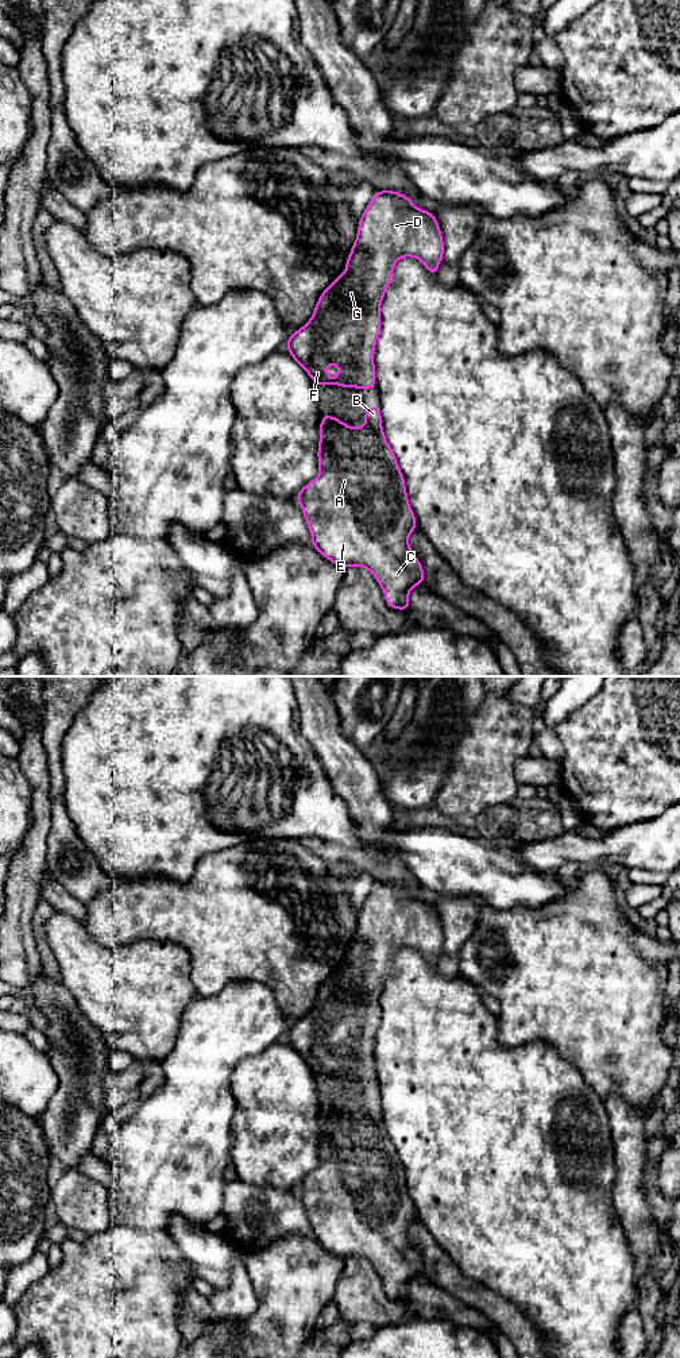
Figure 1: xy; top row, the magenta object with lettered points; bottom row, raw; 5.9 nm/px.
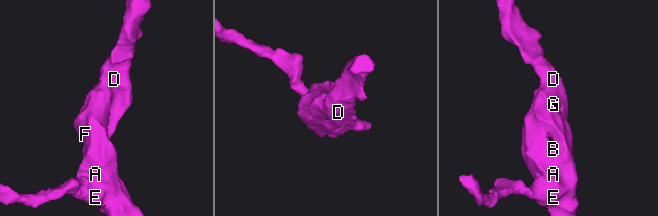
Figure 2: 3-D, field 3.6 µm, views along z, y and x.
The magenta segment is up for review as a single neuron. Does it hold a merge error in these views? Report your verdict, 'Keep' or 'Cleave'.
Keep

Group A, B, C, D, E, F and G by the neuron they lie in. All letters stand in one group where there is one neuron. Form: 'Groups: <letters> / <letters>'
Groups: A B C D E F G

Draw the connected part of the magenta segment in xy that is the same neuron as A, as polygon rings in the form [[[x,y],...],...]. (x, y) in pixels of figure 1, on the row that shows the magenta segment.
[[[367,406],[366,424],[352,428],[324,414],[320,423],[320,474],[301,489],[297,501],[312,535],[312,545],[341,567],[364,567],[378,580],[386,603],[407,612],[409,591],[424,583],[424,570],[407,539],[416,529],[405,479],[386,441],[379,408]]]

